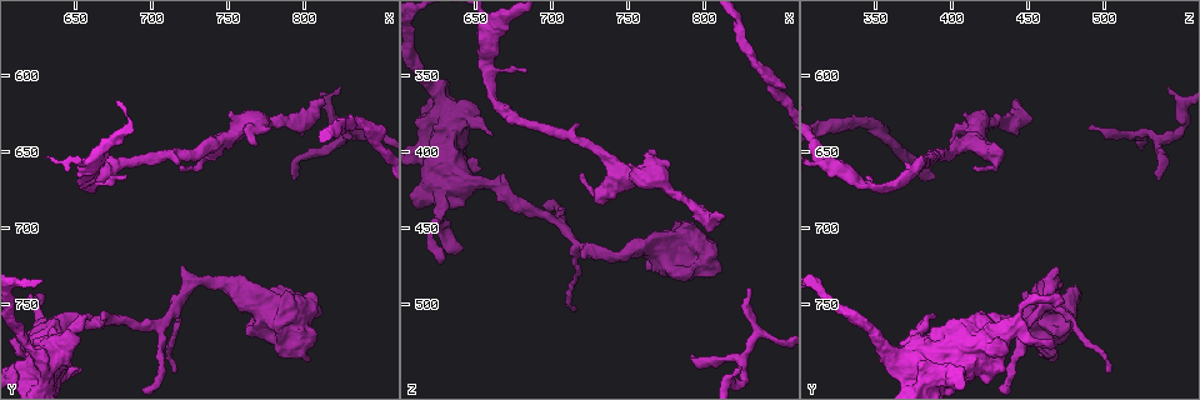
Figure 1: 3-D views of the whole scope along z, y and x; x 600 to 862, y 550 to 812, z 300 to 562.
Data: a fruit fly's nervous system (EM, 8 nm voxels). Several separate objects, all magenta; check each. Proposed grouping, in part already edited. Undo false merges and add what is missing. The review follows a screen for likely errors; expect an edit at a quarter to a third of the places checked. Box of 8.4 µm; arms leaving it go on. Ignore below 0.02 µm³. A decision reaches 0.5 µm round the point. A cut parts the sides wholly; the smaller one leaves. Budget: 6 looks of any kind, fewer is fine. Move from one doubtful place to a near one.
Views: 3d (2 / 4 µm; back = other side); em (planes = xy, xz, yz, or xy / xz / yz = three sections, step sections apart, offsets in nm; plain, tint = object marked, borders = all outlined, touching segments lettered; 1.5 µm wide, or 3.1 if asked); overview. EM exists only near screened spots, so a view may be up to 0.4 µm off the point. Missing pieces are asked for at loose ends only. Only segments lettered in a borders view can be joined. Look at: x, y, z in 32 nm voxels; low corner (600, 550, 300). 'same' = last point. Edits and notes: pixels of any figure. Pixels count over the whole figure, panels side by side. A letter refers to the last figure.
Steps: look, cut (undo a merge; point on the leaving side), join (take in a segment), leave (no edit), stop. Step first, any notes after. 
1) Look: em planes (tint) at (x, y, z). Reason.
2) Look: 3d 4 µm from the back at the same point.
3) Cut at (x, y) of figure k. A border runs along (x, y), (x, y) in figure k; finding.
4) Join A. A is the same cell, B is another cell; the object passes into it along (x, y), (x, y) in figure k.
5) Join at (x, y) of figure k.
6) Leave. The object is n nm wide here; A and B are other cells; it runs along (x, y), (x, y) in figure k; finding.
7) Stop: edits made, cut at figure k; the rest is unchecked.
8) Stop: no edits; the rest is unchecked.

Look: em xy step 8 (plain) at (794, 668, 534). Branch stops here.

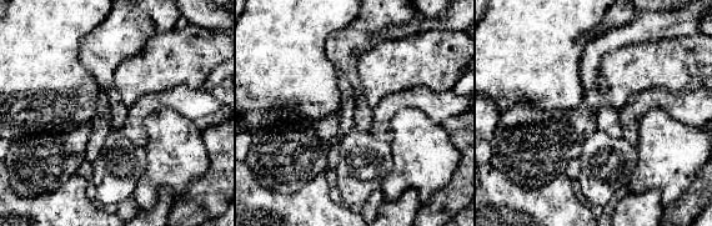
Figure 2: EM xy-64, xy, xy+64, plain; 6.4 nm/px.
Look: em xy step 8 (borders) at the same point. See the neighbours.

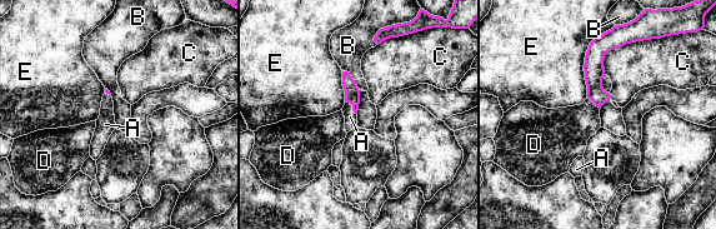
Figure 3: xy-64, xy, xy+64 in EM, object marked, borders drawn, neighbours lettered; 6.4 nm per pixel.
Join A. A is the same cell, B, C, D and E are other cells; the object passes into it along (351, 91), (353, 106), (350, 117) in figure 3; the cell continues.

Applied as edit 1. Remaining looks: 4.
Look: overview. Redraw.

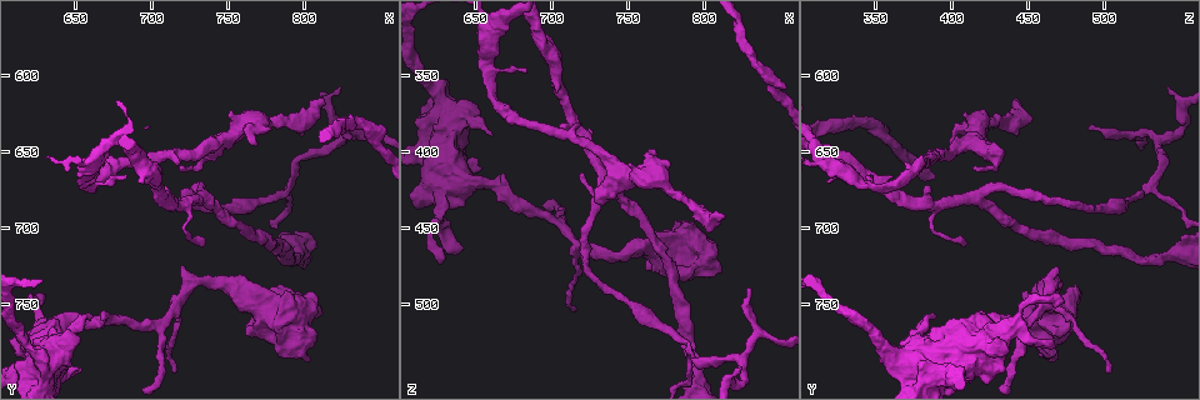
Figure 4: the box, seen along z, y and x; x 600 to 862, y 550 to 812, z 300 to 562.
Look: 3d 4 µm at (628, 786, 370). Abrupt turn.

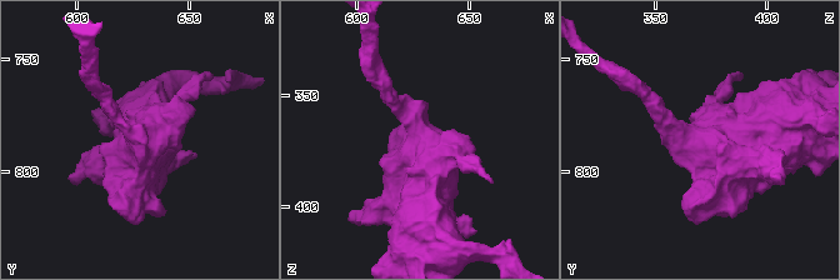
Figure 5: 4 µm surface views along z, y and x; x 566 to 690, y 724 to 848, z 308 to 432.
Look: em planes (tint) at (629, 787, 372).

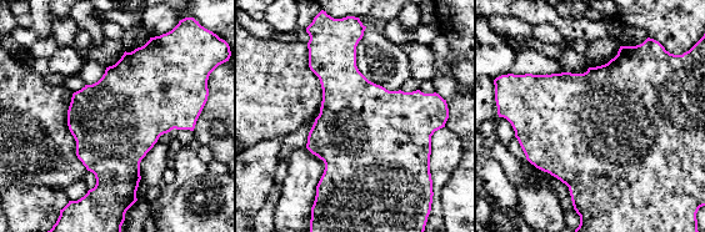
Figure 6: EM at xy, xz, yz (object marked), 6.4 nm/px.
Look: em planes (borders) at the same point.

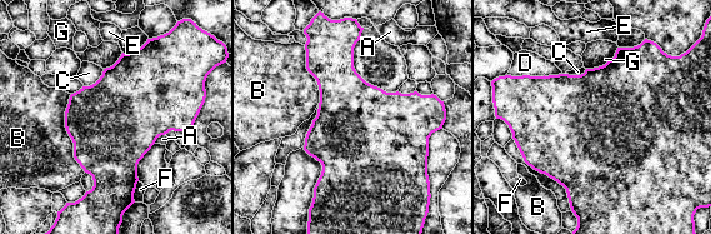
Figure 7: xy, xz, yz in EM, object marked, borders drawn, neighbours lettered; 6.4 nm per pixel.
Leave. The object is 500 nm wide here; A, B, C, D, E, F and G are other cells; a border runs along (104, 69), (94, 83), (84, 86) in figure 7; one cell here.

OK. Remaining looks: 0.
Stop: edits made, join at figure 3; the rest is unchecked.

